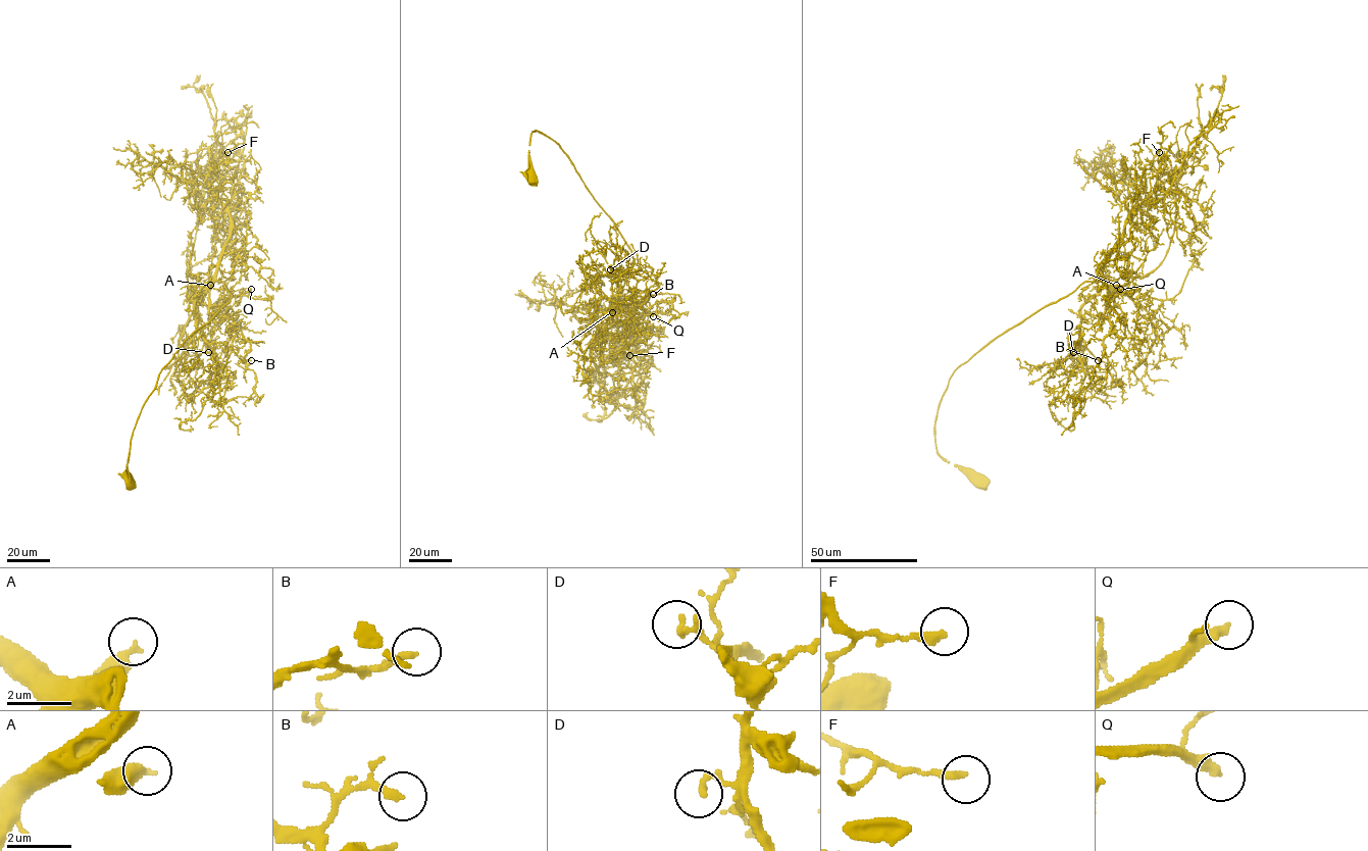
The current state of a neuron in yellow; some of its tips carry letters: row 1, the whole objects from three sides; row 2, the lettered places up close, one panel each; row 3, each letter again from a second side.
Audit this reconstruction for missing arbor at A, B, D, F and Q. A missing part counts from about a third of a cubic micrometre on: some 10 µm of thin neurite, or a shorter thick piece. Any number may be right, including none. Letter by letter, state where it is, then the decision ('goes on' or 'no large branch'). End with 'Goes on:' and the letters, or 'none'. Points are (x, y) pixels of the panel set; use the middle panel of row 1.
A: (612, 312) | no large branch
B: (653, 294) | goes on
D: (610, 269) | no large branch
F: (629, 355) | no large branch
Q: (653, 316) | goes on
Goes on: B, Q

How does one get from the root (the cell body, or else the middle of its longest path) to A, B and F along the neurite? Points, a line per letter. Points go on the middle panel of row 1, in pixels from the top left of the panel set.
A: (532, 178), (530, 134), (538, 131), (560, 147), (631, 251), (632, 264), (608, 311), (612, 312)
B: (532, 178), (538, 131), (560, 147), (631, 251), (611, 304), (623, 295), (638, 306), (634, 300), (653, 294)
F: (532, 178), (529, 140), (538, 131), (560, 147), (631, 251), (618, 294), (631, 323), (611, 348), (629, 355)

